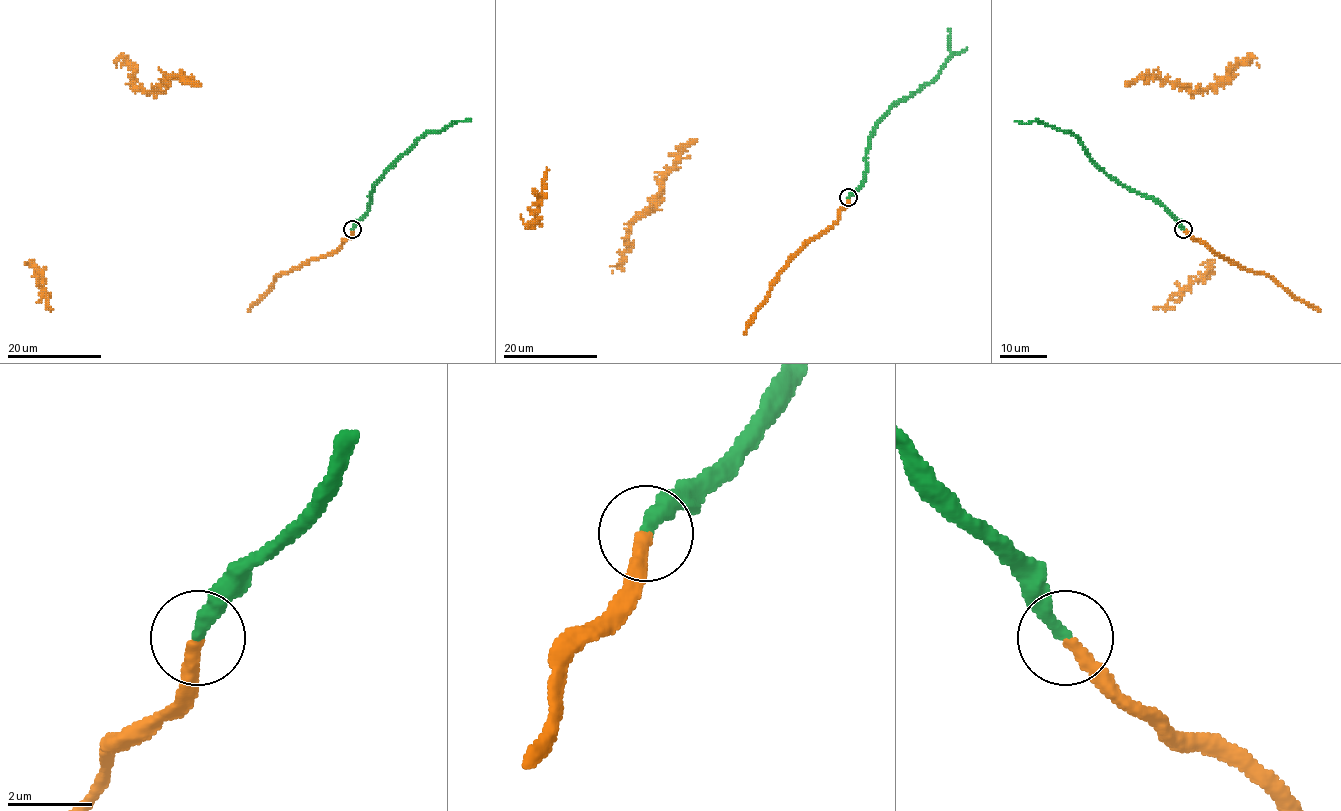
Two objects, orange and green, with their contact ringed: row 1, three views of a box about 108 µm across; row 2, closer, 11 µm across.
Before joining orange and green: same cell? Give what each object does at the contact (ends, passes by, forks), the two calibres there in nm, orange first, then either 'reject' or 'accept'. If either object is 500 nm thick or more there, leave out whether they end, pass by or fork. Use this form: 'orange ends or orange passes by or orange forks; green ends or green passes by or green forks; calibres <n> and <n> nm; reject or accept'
orange ends; green ends; calibres 320 and 340 nm; reject

